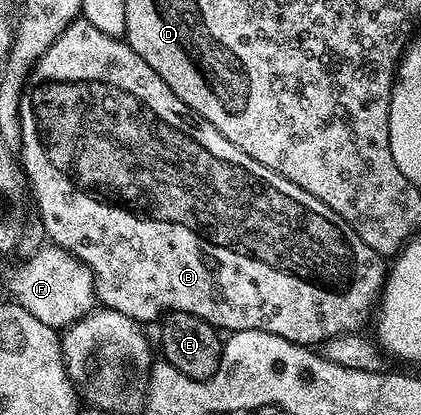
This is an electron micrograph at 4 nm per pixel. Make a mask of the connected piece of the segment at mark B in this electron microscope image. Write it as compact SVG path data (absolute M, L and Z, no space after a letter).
M84 18L74 20L48 46L48 50L30 69L30 74L26 77L25 87L22 90L22 101L19 104L19 120L22 127L20 167L25 179L28 181L29 191L32 193L33 207L34 204L38 207L37 219L42 224L45 235L51 245L58 245L63 250L70 252L76 259L90 268L91 273L94 275L94 292L97 296L97 303L103 309L119 311L120 314L127 315L128 318L139 322L147 322L146 320L154 319L157 321L159 318L166 316L167 313L187 311L188 314L194 314L218 330L226 328L225 331L227 333L239 332L240 330L264 330L268 334L276 334L280 338L288 338L288 342L293 344L305 344L307 346L321 346L327 340L332 339L333 336L357 333L359 330L364 329L362 327L365 326L366 319L368 319L367 324L371 319L372 313L375 311L382 295L382 286L385 284L388 275L388 268L384 263L383 257L379 256L376 250L372 250L372 246L368 246L368 242L364 242L364 238L360 238L360 234L356 234L354 227L348 222L344 222L344 218L340 218L340 214L336 214L336 210L332 210L324 202L320 202L320 198L312 198L312 194L308 194L308 190L296 186L296 182L288 182L288 178L268 170L268 166L260 166L260 162L256 162L256 158L248 158L248 154L244 154L244 150L232 146L232 142L228 142L228 138L224 138L224 134L220 134L220 130L216 130L216 126L212 126L203 116L198 116L188 105L180 102L180 98L176 98L176 94L172 94L172 90L168 90L168 86L160 78L160 74L156 74L156 70L152 70L152 66L148 66L148 62L144 62L144 58L140 58L140 54L132 51L125 39L104 34L104 30L96 30L96 26L92 26L92 22L88 22Z

